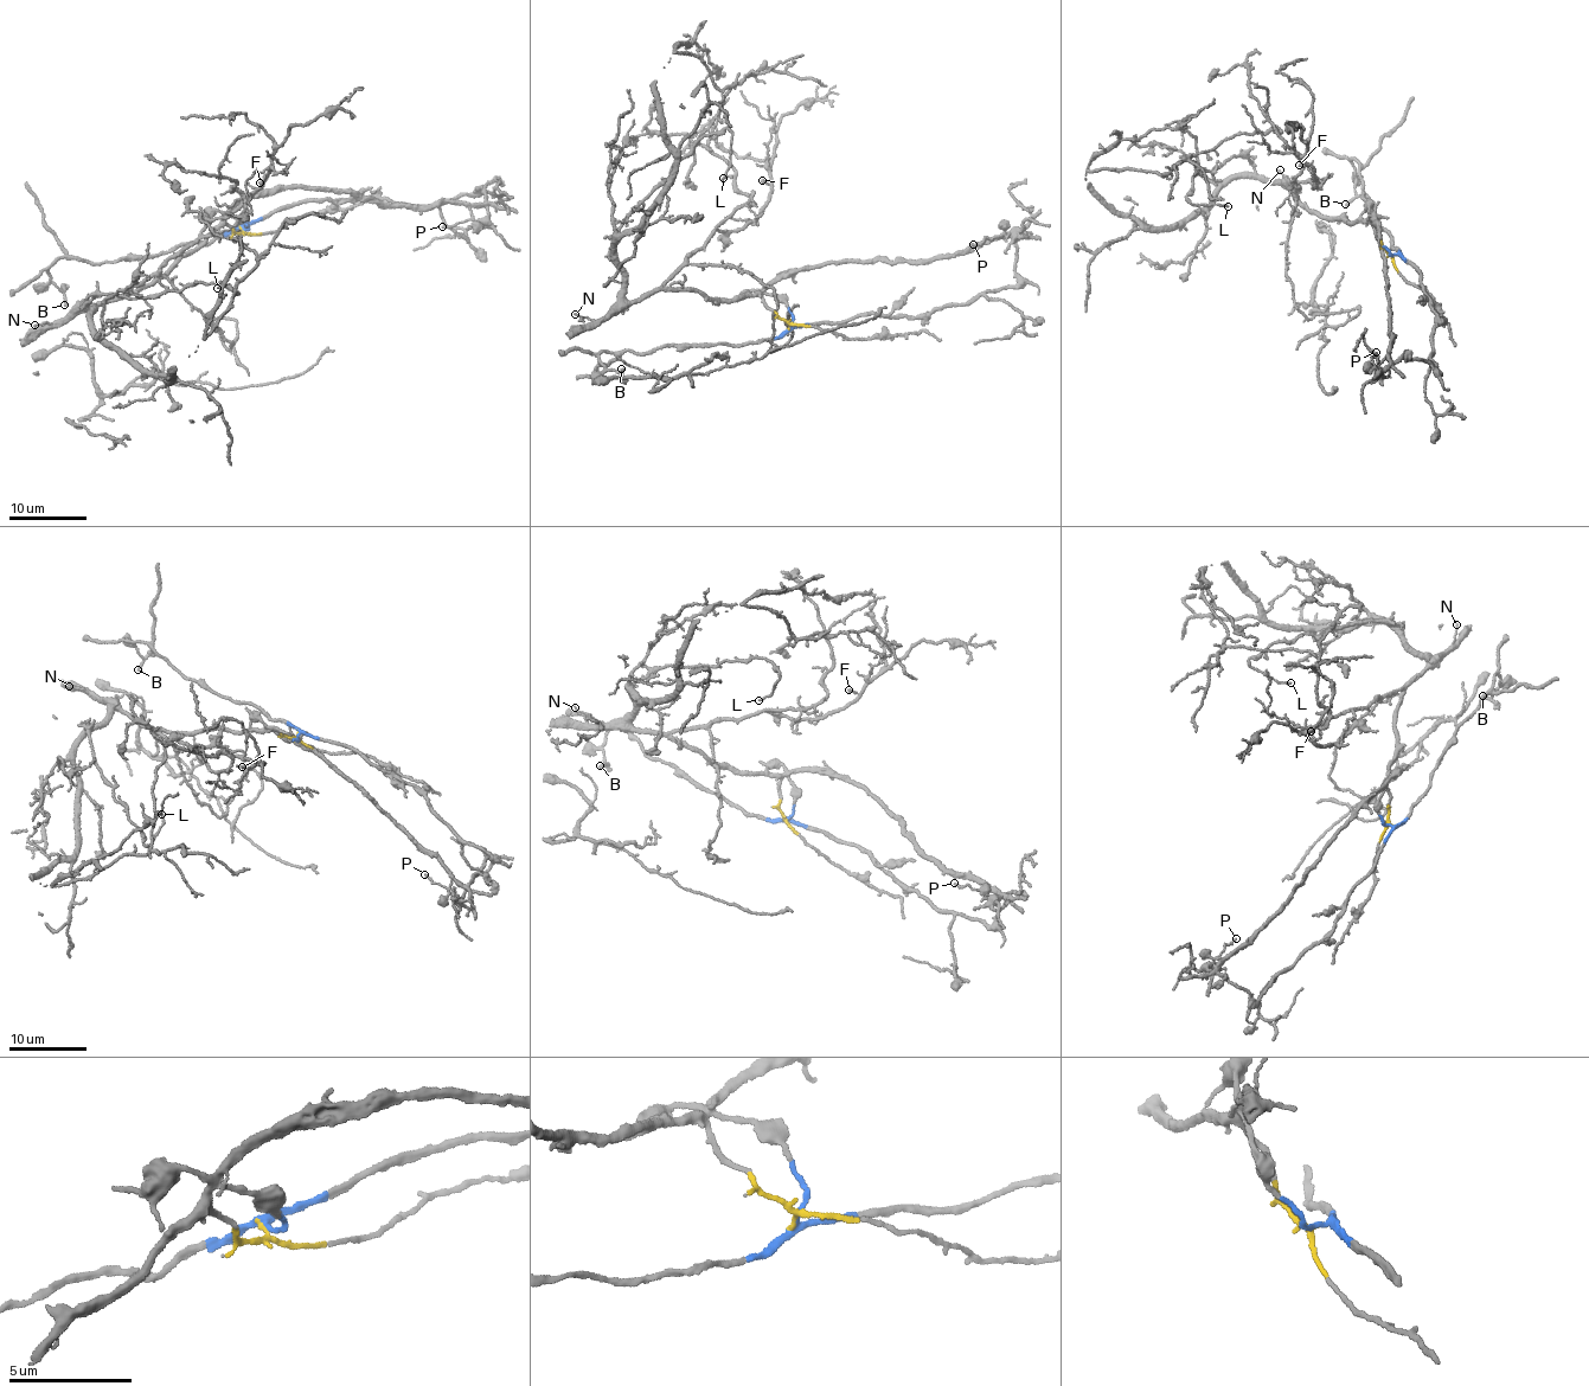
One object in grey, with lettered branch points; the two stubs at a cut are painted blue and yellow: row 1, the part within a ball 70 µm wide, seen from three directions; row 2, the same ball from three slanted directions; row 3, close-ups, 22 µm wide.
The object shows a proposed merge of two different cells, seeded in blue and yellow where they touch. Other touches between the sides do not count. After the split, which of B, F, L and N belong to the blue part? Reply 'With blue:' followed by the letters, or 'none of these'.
With blue: B

